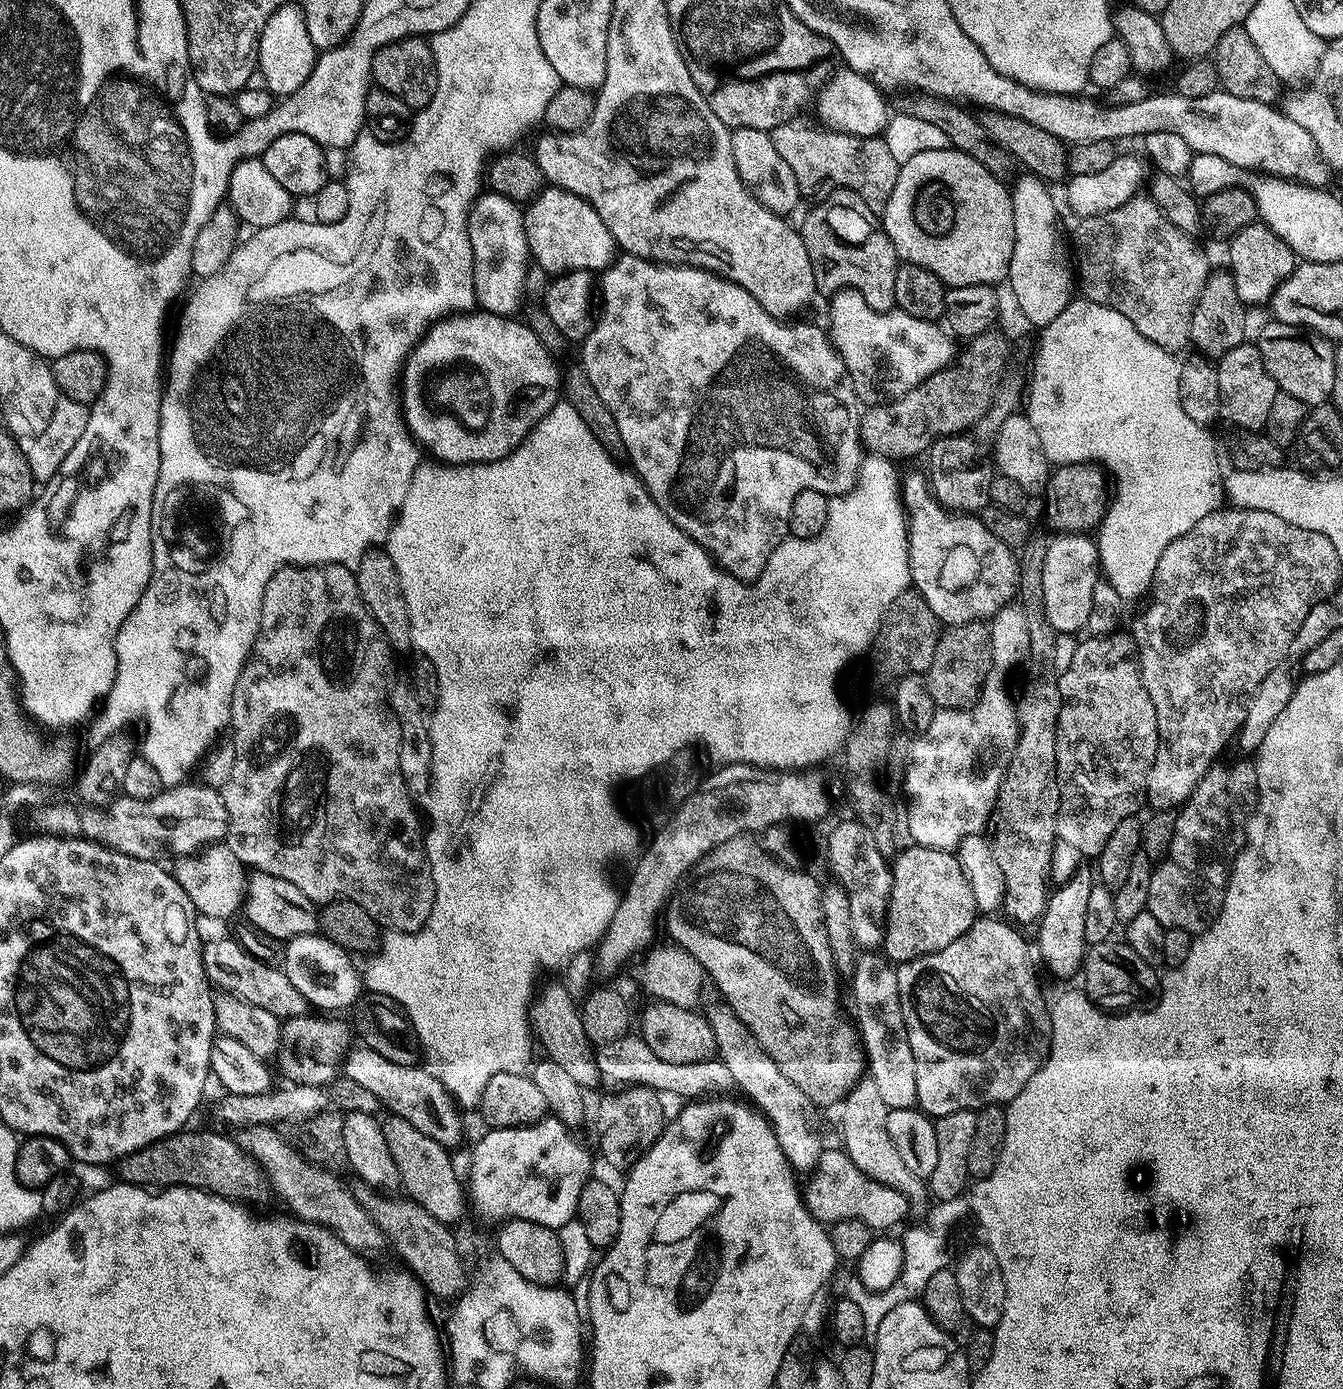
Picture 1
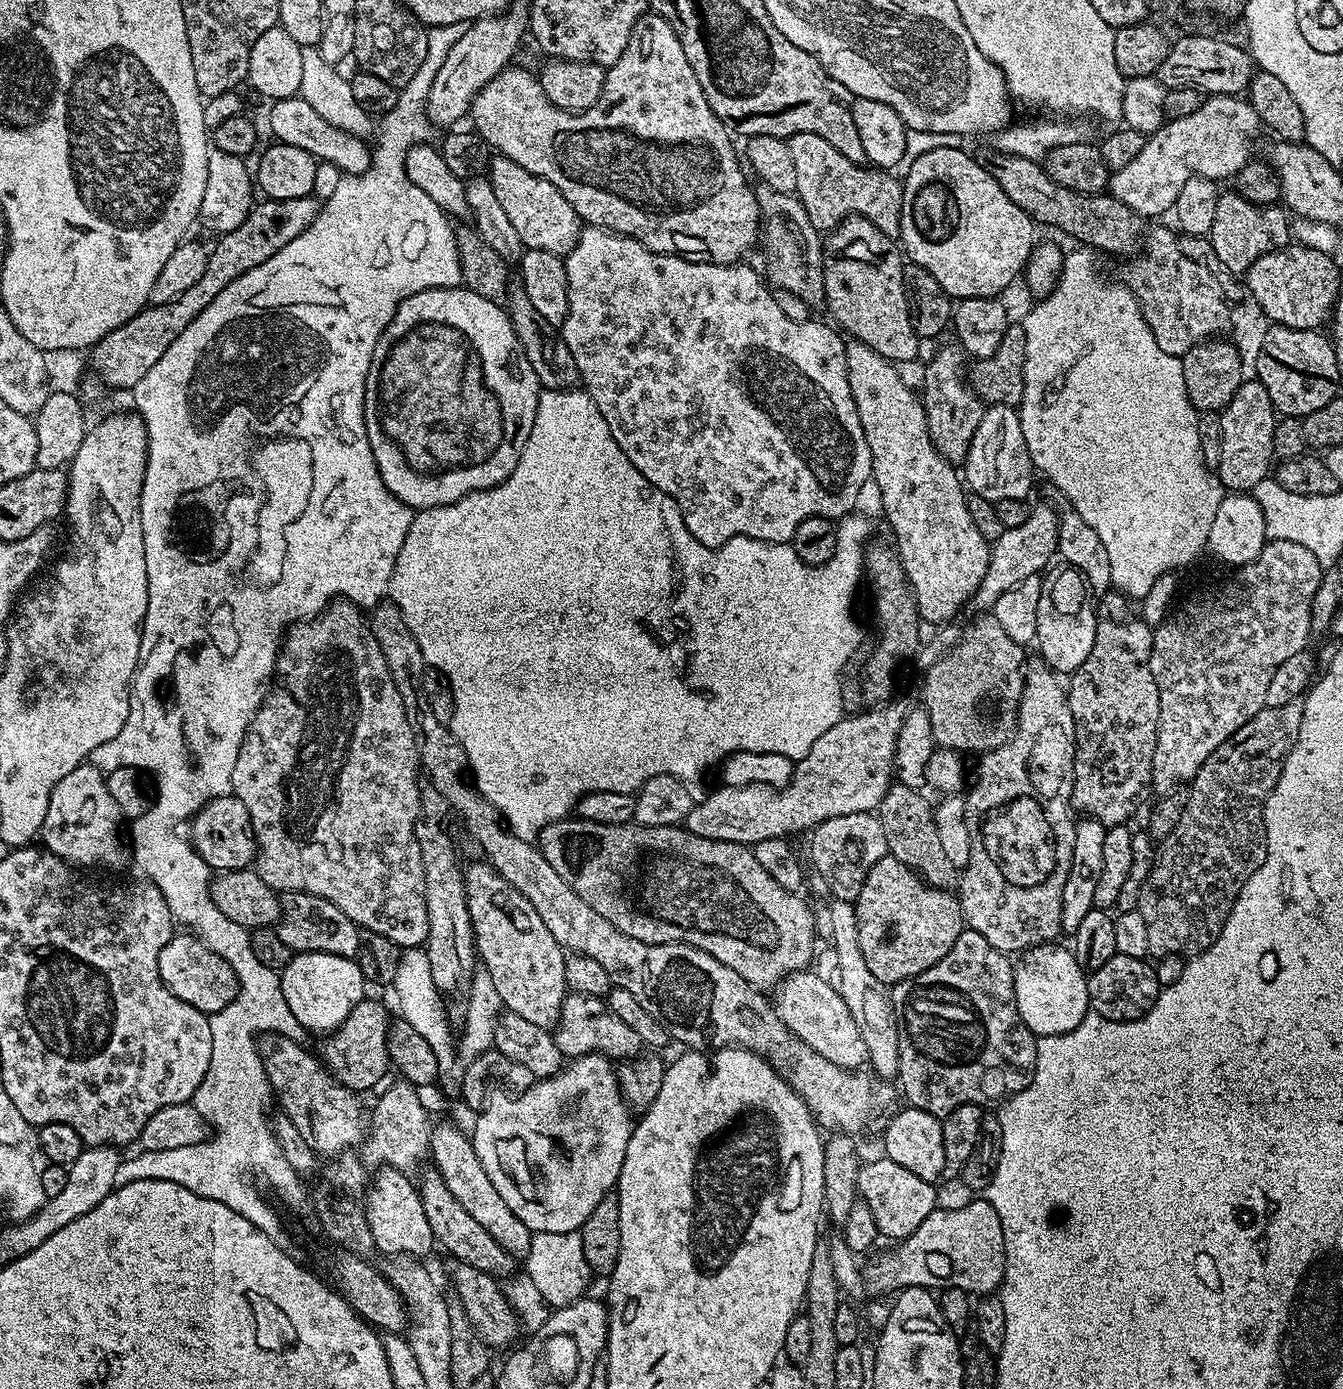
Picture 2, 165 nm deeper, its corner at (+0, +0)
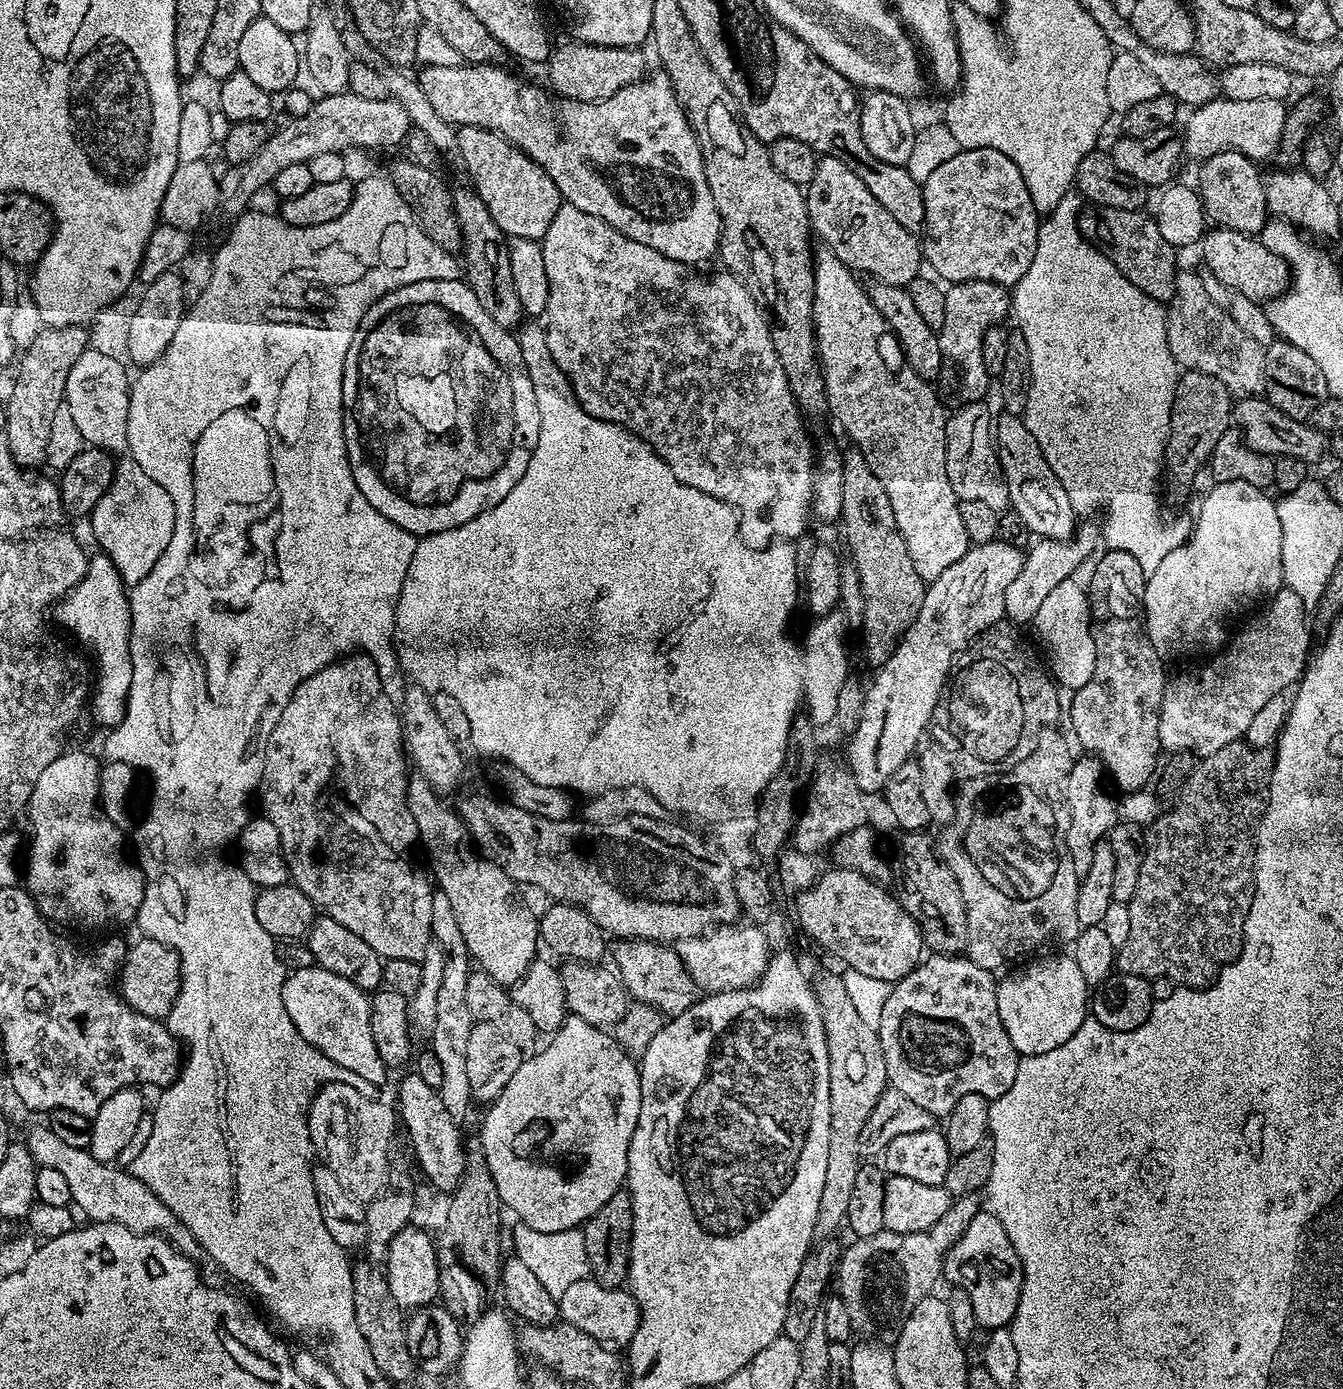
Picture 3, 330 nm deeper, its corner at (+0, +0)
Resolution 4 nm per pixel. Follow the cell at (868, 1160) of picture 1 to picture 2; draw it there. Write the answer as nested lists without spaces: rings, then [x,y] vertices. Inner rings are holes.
[[[812,971],[792,972],[780,981],[775,989],[776,1000],[774,998],[777,1015],[793,1036],[809,1044],[814,1051],[822,1054],[822,1058],[834,1062],[834,1066],[849,1070],[863,1069],[869,1063],[865,1039],[840,996],[840,989],[828,985],[818,973]]]

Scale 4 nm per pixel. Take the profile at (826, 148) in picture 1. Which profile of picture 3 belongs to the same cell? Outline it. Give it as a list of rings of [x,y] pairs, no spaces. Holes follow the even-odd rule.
[[[821,155],[816,162],[814,178],[806,186],[808,216],[812,220],[812,231],[825,240],[827,251],[835,254],[843,264],[857,273],[865,272],[875,281],[903,288],[921,275],[922,244],[917,233],[906,230],[870,194],[870,190],[836,156]]]

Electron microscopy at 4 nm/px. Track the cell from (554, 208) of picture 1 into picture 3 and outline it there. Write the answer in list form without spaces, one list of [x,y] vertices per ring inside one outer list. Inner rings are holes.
[[[461,127],[458,144],[464,158],[463,167],[468,167],[468,172],[472,175],[471,187],[480,195],[482,202],[486,202],[490,218],[498,222],[505,236],[543,241],[544,235],[550,230],[550,222],[554,222],[554,216],[558,214],[562,203],[558,186],[554,186],[550,174],[546,174],[546,170],[542,170],[542,166],[538,166],[538,162],[531,160],[522,149],[514,147],[506,138],[485,128]]]

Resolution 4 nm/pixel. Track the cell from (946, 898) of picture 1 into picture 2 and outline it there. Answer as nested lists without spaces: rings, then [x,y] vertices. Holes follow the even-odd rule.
[[[884,856],[866,874],[864,884],[854,901],[857,920],[858,946],[861,947],[862,957],[865,958],[867,969],[875,978],[889,986],[913,980],[918,974],[930,970],[934,962],[946,958],[954,946],[956,939],[965,930],[964,912],[960,909],[960,901],[951,891],[937,888],[921,877],[911,868],[906,867],[898,858]]]

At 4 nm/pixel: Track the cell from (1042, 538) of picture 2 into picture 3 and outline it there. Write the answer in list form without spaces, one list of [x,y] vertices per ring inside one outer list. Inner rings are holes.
[[[994,539],[985,544],[973,544],[969,547],[966,554],[962,554],[962,558],[958,558],[958,562],[954,562],[954,566],[950,566],[950,570],[946,570],[937,580],[931,581],[924,589],[924,597],[922,598],[922,610],[918,610],[918,618],[914,618],[914,622],[908,627],[908,632],[900,639],[900,645],[894,650],[891,658],[882,665],[879,665],[876,681],[867,689],[864,697],[864,709],[862,710],[861,720],[857,722],[857,728],[851,735],[847,737],[848,742],[848,760],[846,759],[846,767],[856,780],[856,785],[860,787],[861,792],[871,794],[871,792],[879,793],[886,786],[886,782],[894,774],[894,770],[898,770],[898,766],[902,766],[907,760],[913,759],[914,753],[917,751],[916,743],[920,740],[920,735],[925,735],[926,729],[932,723],[932,715],[938,706],[940,697],[946,691],[946,685],[949,683],[950,677],[954,671],[954,665],[957,663],[958,657],[989,628],[993,628],[996,624],[1001,623],[1005,619],[1004,607],[1006,606],[1006,589],[1010,587],[1010,582],[1014,582],[1014,578],[1018,578],[1018,572],[1022,570],[1024,565],[1025,553],[1021,551],[1015,544],[1007,544],[1005,540]]]

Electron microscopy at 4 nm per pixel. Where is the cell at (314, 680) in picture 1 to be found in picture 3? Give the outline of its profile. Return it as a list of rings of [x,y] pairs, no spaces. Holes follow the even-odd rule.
[[[349,654],[336,661],[335,664],[328,664],[320,672],[315,672],[310,678],[306,678],[294,690],[294,694],[290,698],[290,702],[286,706],[286,710],[282,710],[282,718],[278,718],[278,722],[274,726],[274,730],[269,734],[268,739],[262,749],[262,759],[264,762],[264,773],[260,775],[260,786],[258,789],[258,800],[264,803],[262,808],[263,815],[268,817],[270,822],[274,822],[274,827],[278,829],[278,834],[282,838],[282,846],[284,847],[284,857],[288,863],[288,875],[291,883],[296,885],[298,890],[302,890],[302,894],[306,894],[306,898],[310,898],[313,904],[321,913],[334,918],[334,922],[342,922],[342,926],[346,926],[346,930],[351,930],[352,933],[358,934],[358,938],[362,938],[362,942],[366,942],[366,946],[370,946],[370,950],[374,950],[384,960],[414,960],[417,962],[423,961],[426,953],[430,951],[434,944],[434,937],[432,935],[432,897],[434,895],[434,884],[430,879],[429,873],[424,872],[416,865],[416,848],[418,852],[418,841],[420,835],[418,834],[418,826],[414,822],[414,814],[410,814],[408,809],[408,782],[410,779],[410,761],[406,755],[404,747],[404,725],[402,723],[401,713],[392,705],[390,697],[384,693],[386,688],[385,681],[380,679],[379,674],[376,673],[376,664],[373,660],[369,660],[364,654]]]

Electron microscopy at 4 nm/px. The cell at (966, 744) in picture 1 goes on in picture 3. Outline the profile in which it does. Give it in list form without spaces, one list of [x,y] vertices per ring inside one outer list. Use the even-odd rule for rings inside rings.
[[[1081,527],[1071,539],[1064,541],[1054,541],[1037,539],[1035,543],[1027,549],[1024,565],[1018,572],[1018,578],[1010,582],[1010,587],[1006,589],[1006,606],[1004,615],[1013,625],[1031,625],[1036,619],[1038,609],[1042,607],[1042,602],[1058,586],[1058,582],[1066,582],[1077,575],[1076,571],[1084,564],[1084,559],[1091,554],[1098,544],[1098,536],[1090,529]]]

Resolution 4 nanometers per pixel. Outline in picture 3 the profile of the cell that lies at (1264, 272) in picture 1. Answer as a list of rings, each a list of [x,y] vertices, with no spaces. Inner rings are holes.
[[[1241,152],[1216,154],[1199,165],[1198,191],[1204,203],[1204,215],[1213,225],[1235,232],[1260,234],[1270,220],[1268,199],[1264,189],[1265,177],[1260,176],[1257,161],[1246,158]]]

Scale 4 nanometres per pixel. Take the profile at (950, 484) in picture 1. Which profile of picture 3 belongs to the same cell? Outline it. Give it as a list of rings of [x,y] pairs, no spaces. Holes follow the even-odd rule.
[[[971,280],[961,284],[948,284],[944,293],[946,298],[946,319],[938,330],[940,337],[940,349],[944,366],[943,375],[948,376],[948,388],[952,391],[952,396],[960,400],[961,405],[979,404],[988,392],[990,377],[986,366],[982,362],[982,338],[986,338],[986,330],[995,328],[1005,323],[1004,319],[1010,316],[1010,292],[1005,285],[995,284],[994,282],[982,282],[981,280]]]

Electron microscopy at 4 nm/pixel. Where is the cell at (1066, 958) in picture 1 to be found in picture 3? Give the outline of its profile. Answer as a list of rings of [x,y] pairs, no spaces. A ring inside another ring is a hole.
[[[1084,754],[1073,763],[1068,779],[1068,809],[1070,810],[1070,830],[1066,834],[1066,842],[1070,850],[1070,858],[1074,862],[1076,875],[1084,877],[1090,870],[1094,859],[1096,845],[1111,833],[1118,823],[1118,804],[1112,801],[1110,793],[1104,789],[1100,779],[1105,779],[1103,764],[1091,754]]]

